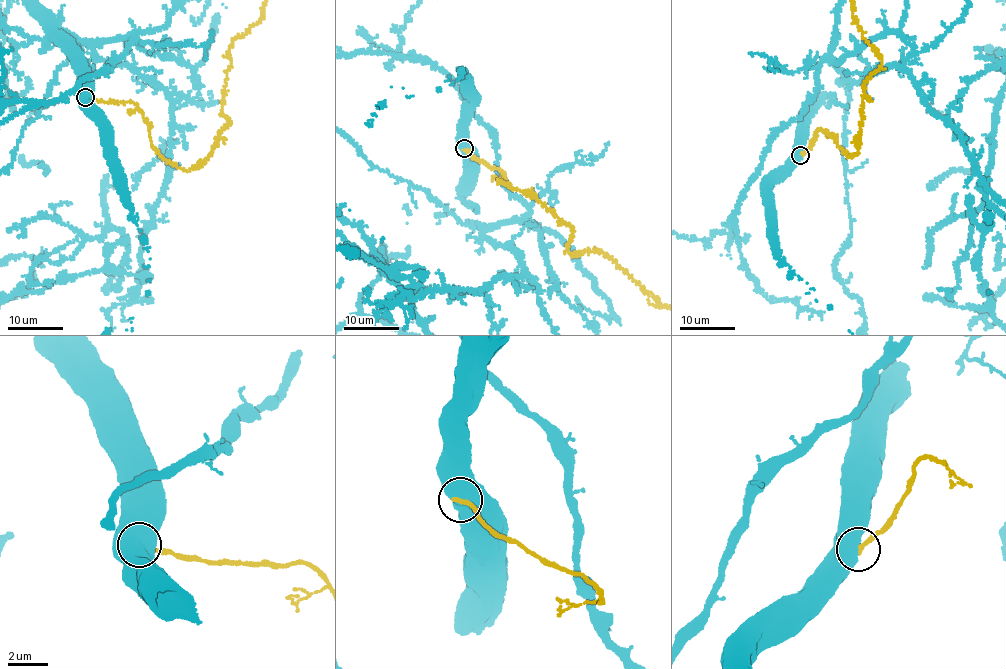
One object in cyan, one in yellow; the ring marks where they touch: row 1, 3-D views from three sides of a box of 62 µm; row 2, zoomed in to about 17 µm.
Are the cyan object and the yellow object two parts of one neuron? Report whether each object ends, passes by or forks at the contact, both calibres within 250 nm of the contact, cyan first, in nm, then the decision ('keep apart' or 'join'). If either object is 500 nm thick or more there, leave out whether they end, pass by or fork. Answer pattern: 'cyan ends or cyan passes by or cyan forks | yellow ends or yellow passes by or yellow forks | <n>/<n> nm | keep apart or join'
1000/240 nm | keep apart

